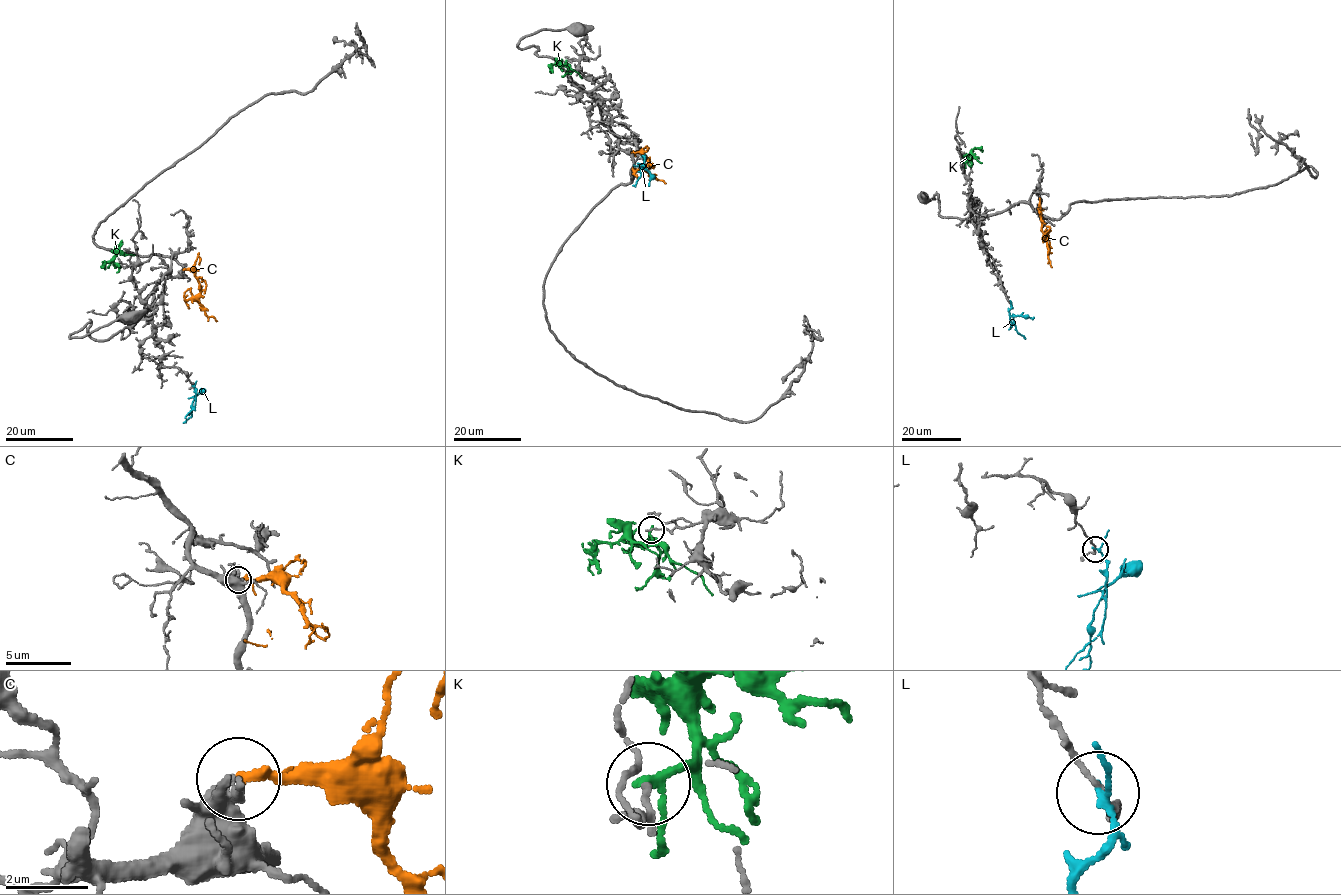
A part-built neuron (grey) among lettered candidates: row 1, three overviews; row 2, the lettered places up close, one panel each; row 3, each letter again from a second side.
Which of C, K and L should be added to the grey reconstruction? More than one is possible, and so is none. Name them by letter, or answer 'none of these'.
C

